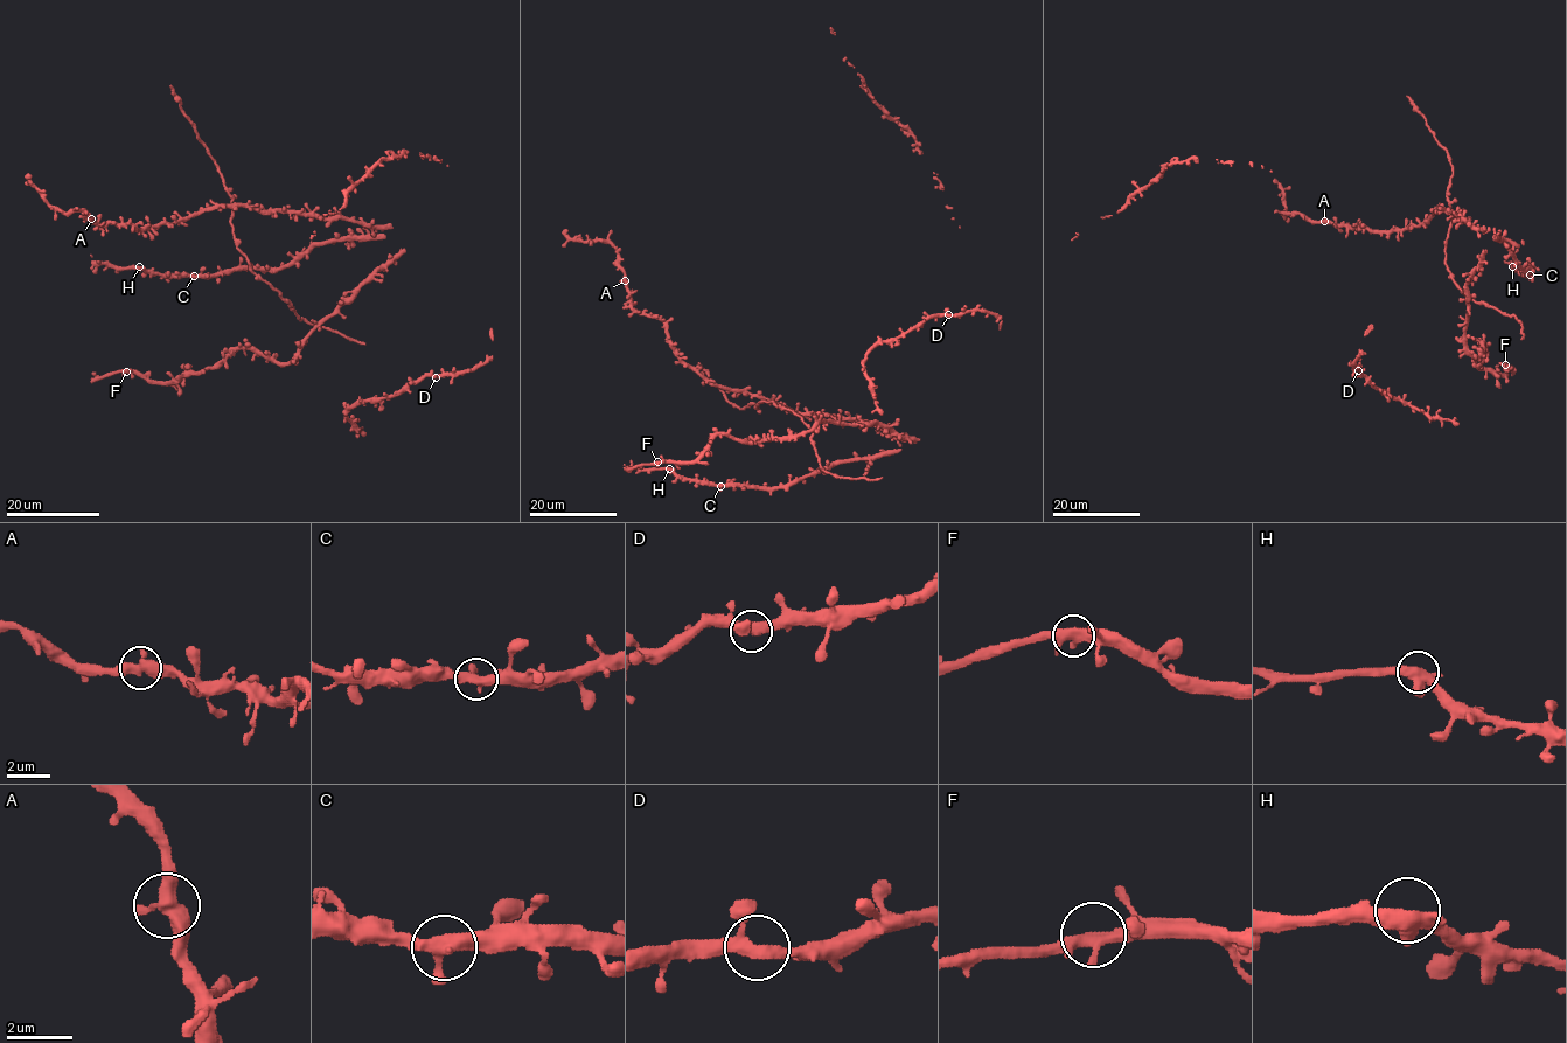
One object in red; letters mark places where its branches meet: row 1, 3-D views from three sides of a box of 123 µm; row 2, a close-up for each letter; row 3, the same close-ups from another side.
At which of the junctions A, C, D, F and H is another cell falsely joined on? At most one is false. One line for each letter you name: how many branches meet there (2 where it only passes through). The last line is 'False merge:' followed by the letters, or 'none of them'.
False merge: none of them

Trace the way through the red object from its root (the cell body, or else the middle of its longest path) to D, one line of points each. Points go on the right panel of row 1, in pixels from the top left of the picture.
D: (1428, 405), (1423, 414), (1404, 404), (1378, 389), (1358, 370)

